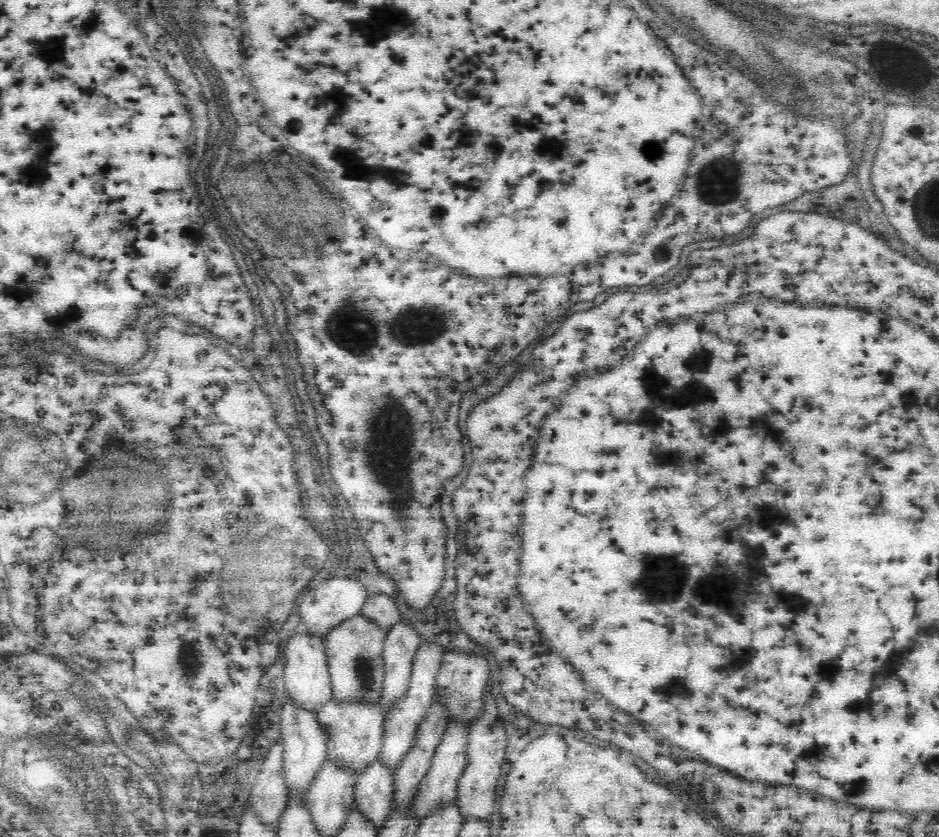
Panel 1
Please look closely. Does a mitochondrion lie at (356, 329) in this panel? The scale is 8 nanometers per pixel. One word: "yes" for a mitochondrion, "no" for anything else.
yes

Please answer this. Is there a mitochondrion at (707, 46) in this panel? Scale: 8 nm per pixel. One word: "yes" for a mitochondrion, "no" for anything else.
no

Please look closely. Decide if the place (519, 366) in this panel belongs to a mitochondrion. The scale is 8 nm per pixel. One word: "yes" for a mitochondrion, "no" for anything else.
no

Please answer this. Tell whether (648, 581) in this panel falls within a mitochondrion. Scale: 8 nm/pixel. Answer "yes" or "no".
yes

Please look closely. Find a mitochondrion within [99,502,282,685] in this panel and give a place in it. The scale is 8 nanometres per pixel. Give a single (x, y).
(193, 587)

